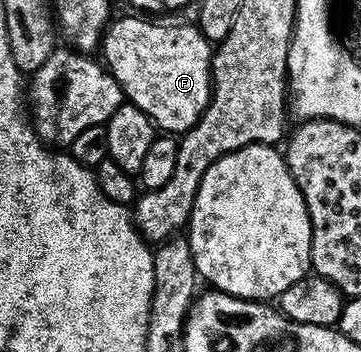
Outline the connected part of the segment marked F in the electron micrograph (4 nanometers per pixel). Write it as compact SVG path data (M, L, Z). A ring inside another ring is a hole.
M123 16L108 23L101 41L102 59L111 76L123 87L123 95L154 122L156 129L167 134L188 132L211 100L212 41L206 40L198 27L187 24L154 24L139 16Z

